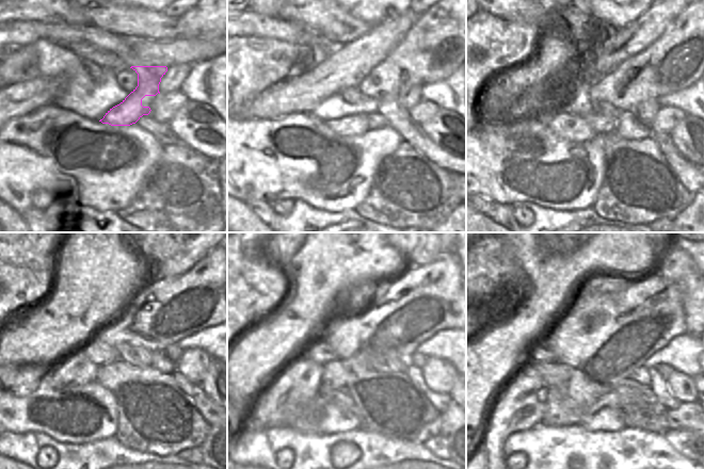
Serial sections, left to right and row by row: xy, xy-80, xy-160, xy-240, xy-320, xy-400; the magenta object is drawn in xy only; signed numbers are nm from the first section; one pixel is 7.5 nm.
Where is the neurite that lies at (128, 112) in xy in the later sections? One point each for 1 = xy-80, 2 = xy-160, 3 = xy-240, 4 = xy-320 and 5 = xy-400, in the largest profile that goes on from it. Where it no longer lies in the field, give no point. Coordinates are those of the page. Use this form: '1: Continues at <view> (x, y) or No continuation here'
1: Continues at xy-80 (352, 125)
2: Continues at xy-160 (568, 126)
3: Continues at xy-240 (75, 369)
4: Continues at xy-320 (299, 382)
5: Continues at xy-400 (521, 405)

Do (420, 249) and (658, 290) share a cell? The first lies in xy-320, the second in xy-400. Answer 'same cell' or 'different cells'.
different cells

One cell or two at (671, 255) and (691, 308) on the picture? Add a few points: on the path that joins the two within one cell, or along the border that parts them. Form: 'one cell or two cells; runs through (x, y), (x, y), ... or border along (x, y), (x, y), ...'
one cell; runs through (678, 268), (691, 280), (691, 295)

